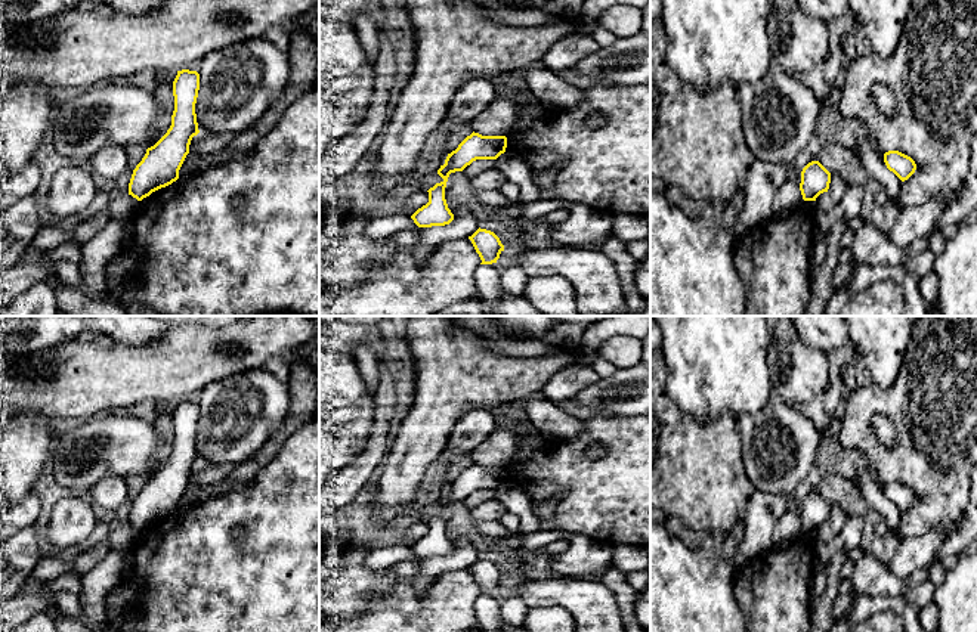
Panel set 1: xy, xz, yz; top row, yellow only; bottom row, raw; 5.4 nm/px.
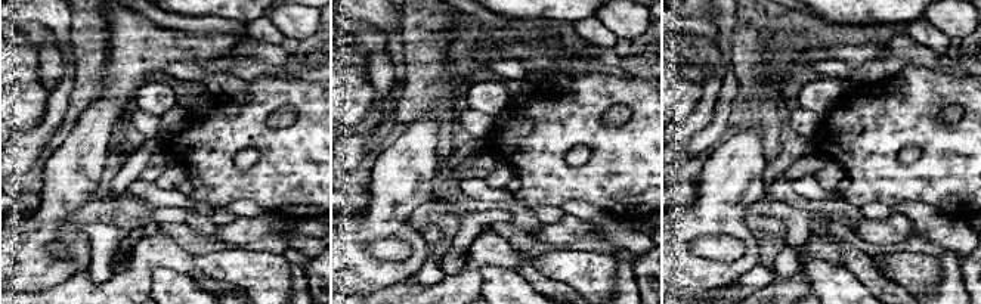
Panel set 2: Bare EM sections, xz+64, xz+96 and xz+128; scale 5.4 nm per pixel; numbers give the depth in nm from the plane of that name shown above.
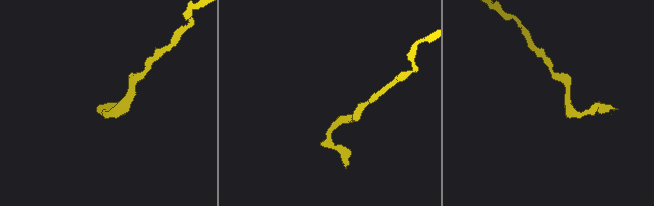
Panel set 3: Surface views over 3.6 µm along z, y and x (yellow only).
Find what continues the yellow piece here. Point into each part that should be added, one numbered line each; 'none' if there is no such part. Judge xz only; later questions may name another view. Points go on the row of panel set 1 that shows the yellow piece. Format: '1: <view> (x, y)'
1: xz (487, 276)

